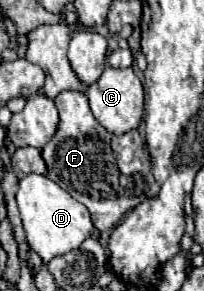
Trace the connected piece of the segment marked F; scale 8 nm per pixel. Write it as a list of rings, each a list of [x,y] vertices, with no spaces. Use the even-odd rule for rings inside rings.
[[[74,90],[62,92],[56,98],[56,108],[60,112],[60,126],[54,138],[42,150],[42,156],[48,166],[48,178],[54,180],[66,192],[70,192],[72,198],[76,198],[90,210],[92,222],[100,232],[112,230],[112,226],[116,226],[126,212],[136,208],[142,200],[158,194],[160,186],[152,176],[152,162],[150,158],[146,160],[144,152],[130,150],[130,146],[138,146],[136,142],[130,144],[130,142],[122,142],[120,138],[120,146],[114,146],[114,136],[112,134],[106,136],[106,130],[92,116],[86,94]],[[122,150],[124,154],[128,154],[124,158],[134,158],[134,160],[126,160],[126,168],[124,168],[126,174],[118,166],[118,154],[122,154]],[[106,172],[114,172],[112,176],[108,176],[108,180],[112,182],[106,182]]]

